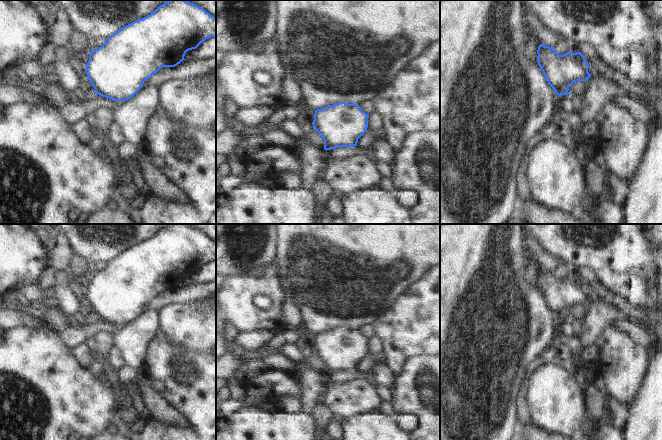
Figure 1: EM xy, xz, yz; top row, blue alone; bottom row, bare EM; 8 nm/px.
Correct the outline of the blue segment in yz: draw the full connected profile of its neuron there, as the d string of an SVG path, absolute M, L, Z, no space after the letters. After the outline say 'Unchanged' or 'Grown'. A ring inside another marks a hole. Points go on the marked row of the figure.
M540 44L537 63L546 81L558 95L568 95L569 87L576 81L587 81L591 74L589 64L581 52L559 55L553 47Z. Unchanged.

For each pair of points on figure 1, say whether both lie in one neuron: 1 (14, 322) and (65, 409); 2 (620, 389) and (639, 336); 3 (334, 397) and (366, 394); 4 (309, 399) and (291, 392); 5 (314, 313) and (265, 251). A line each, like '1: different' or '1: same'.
1: different
2: different
3: same
4: different
5: different

